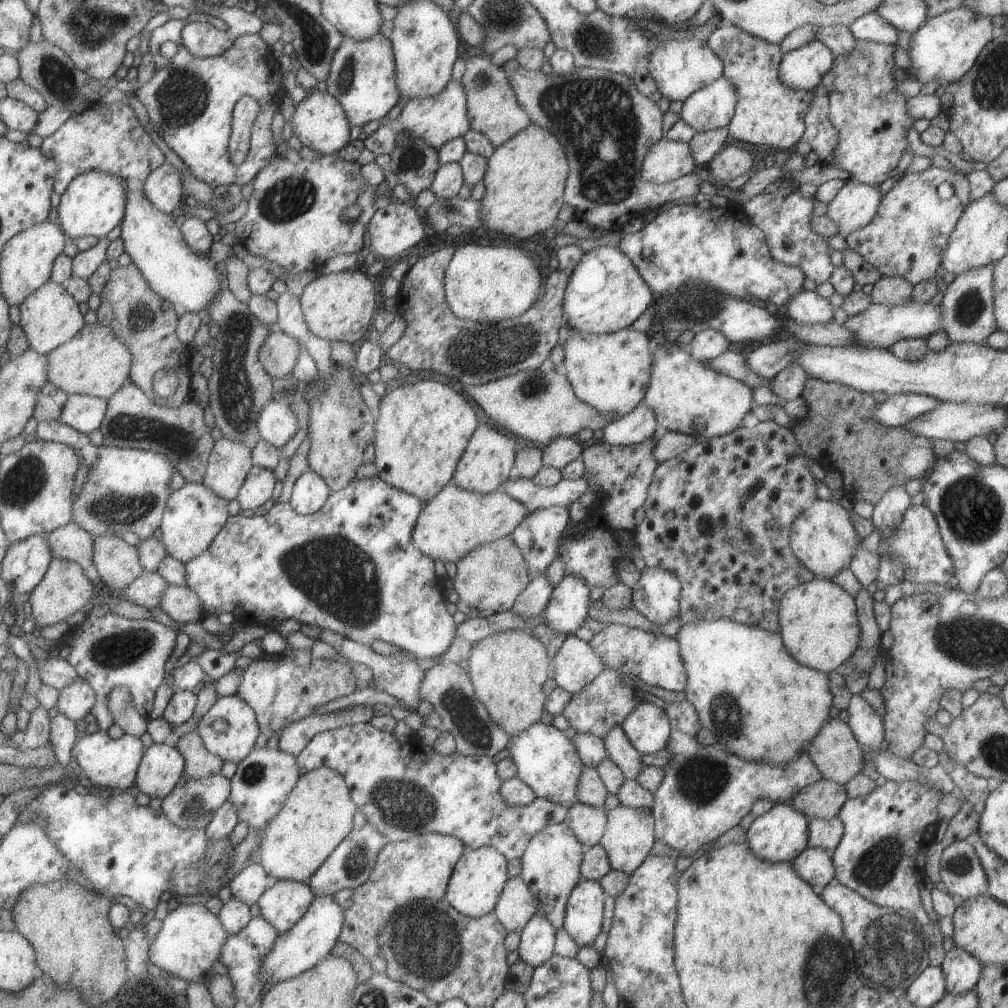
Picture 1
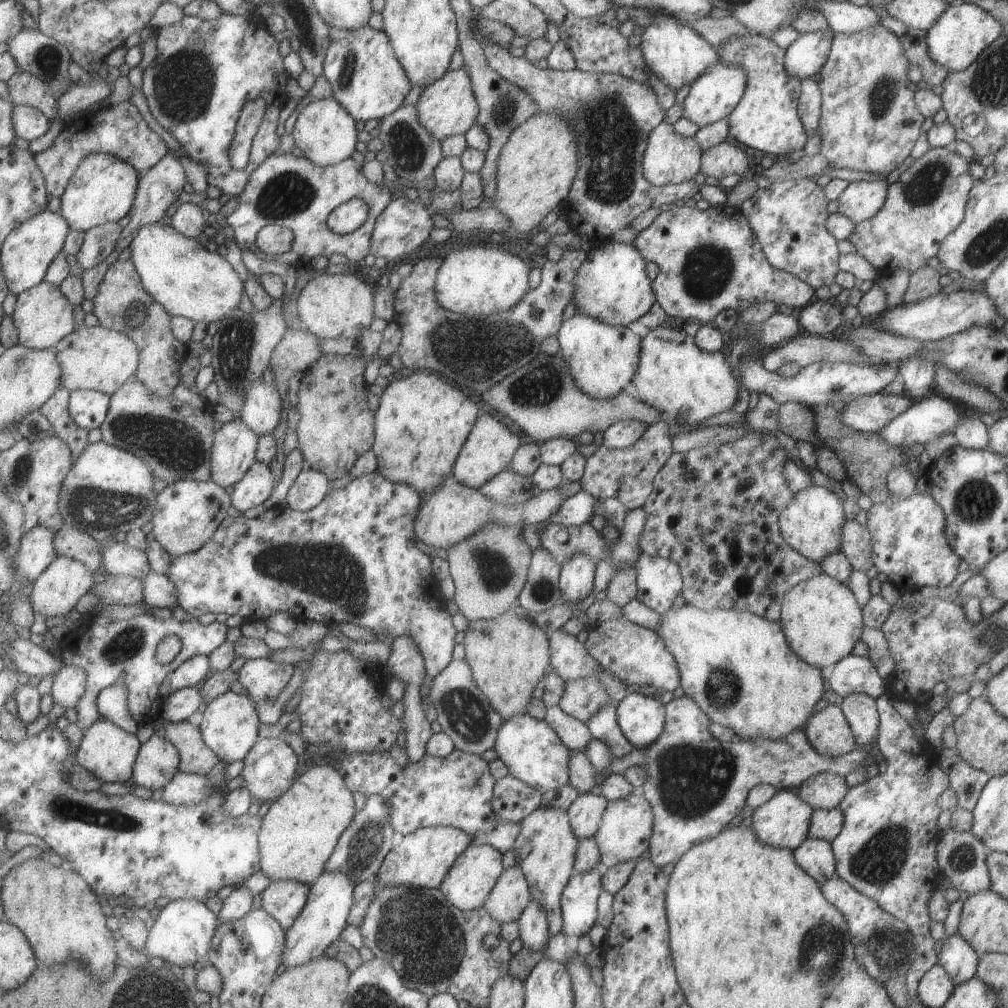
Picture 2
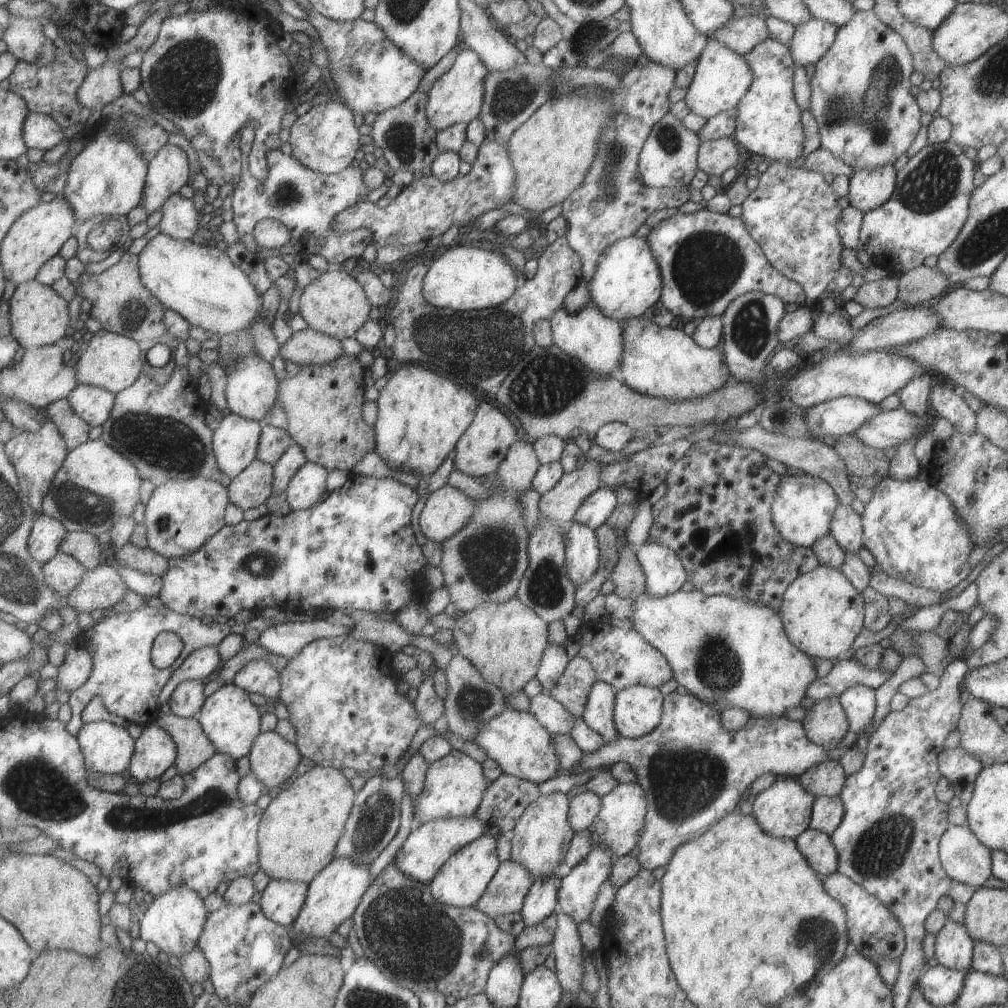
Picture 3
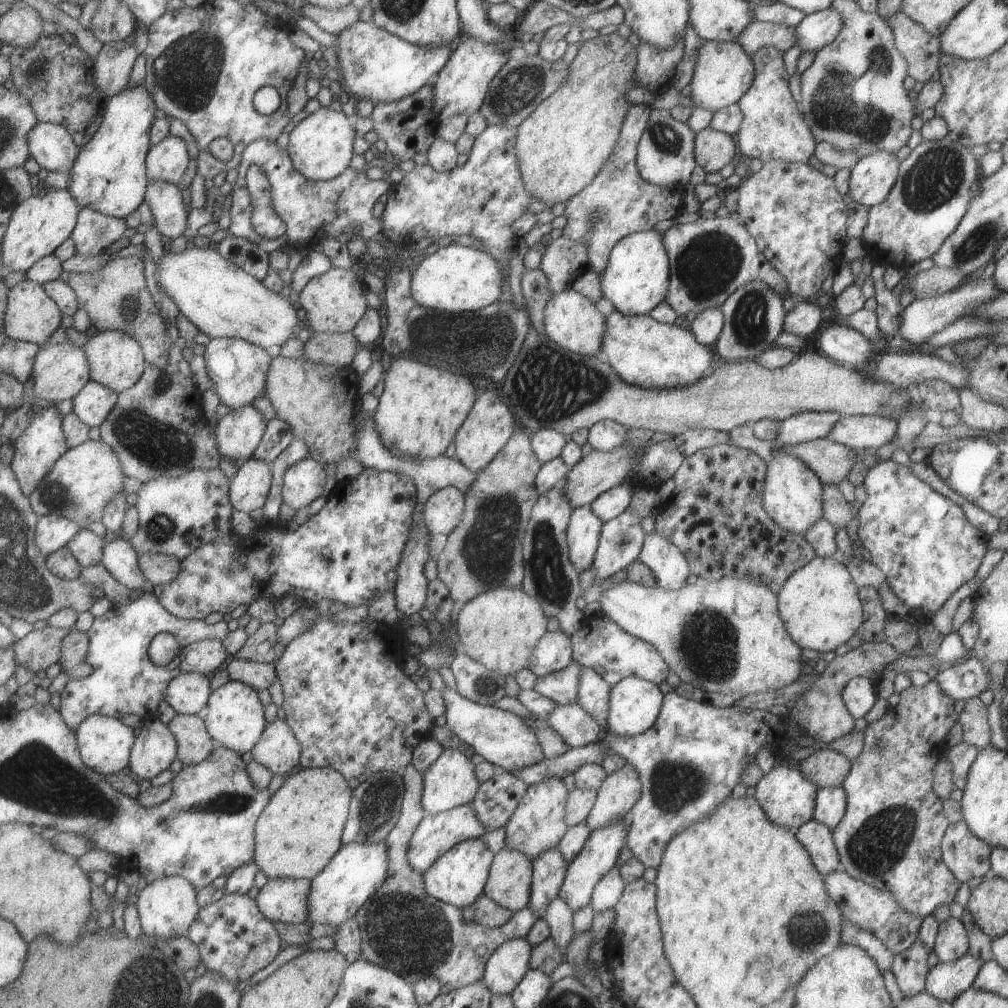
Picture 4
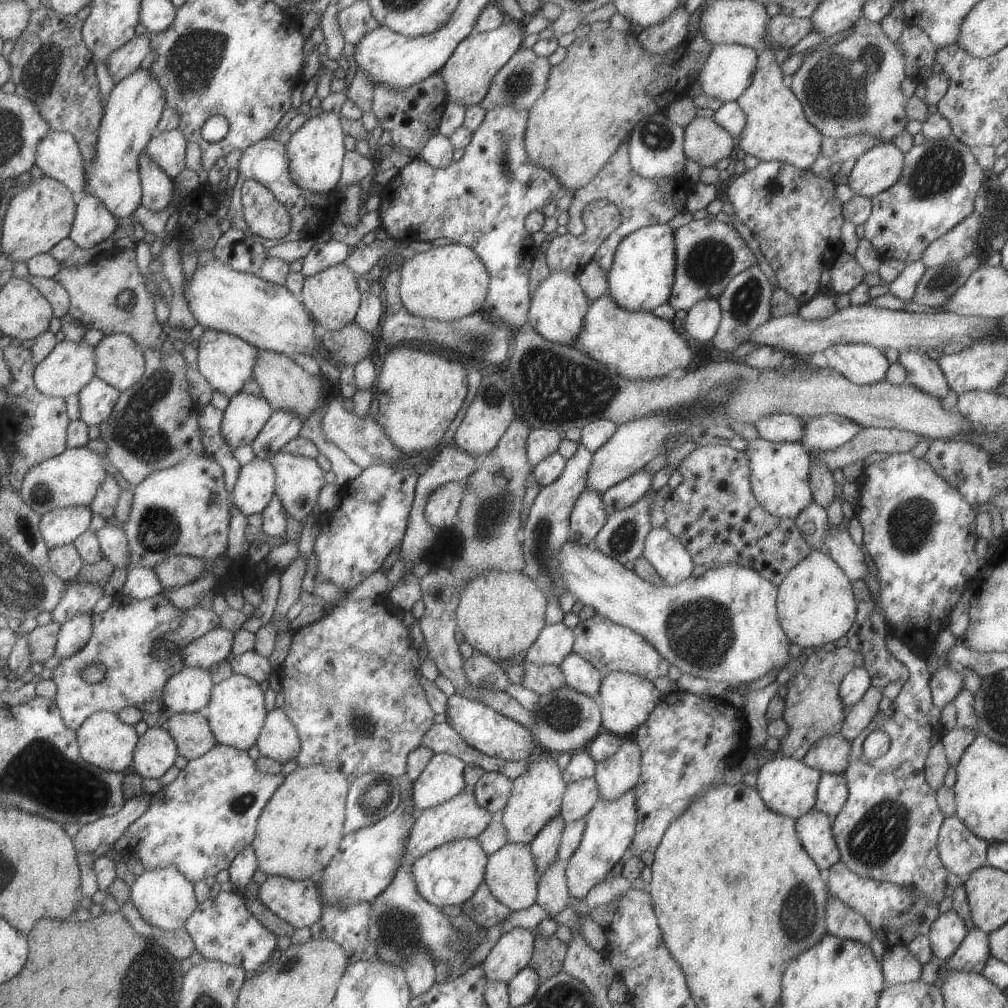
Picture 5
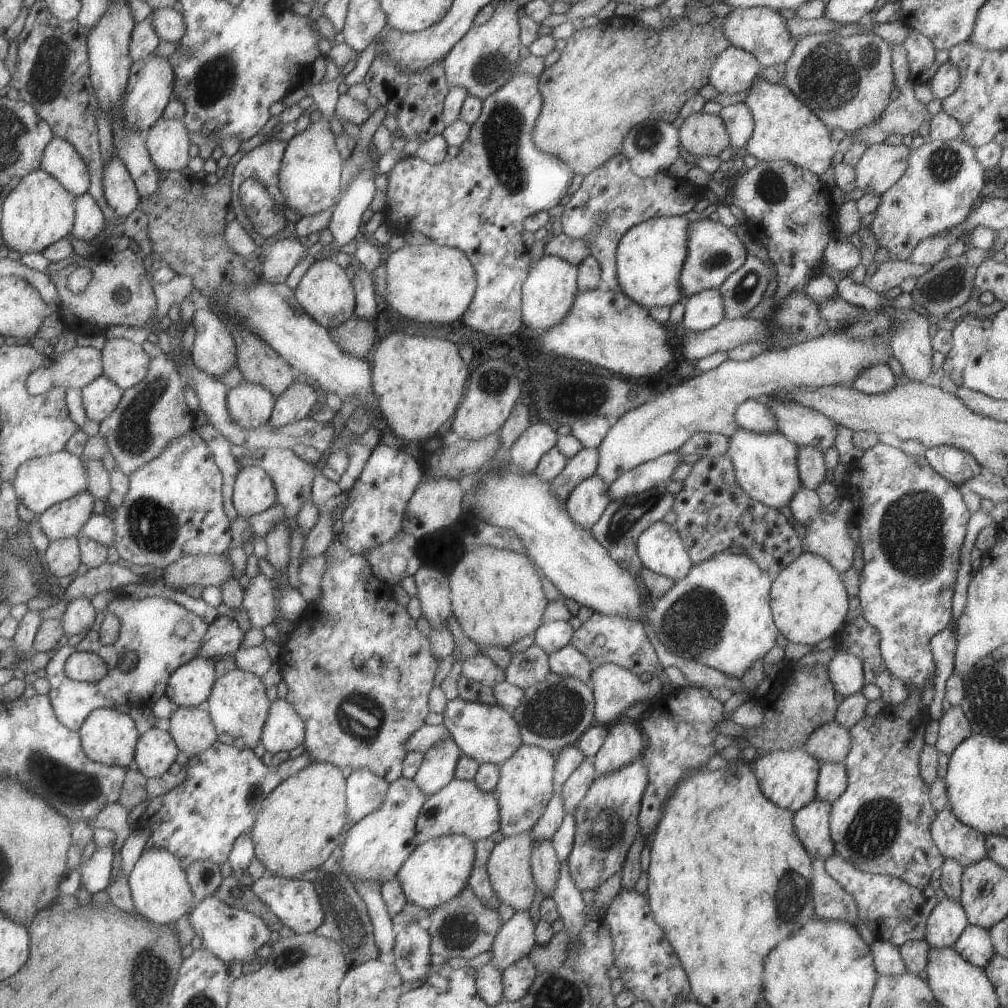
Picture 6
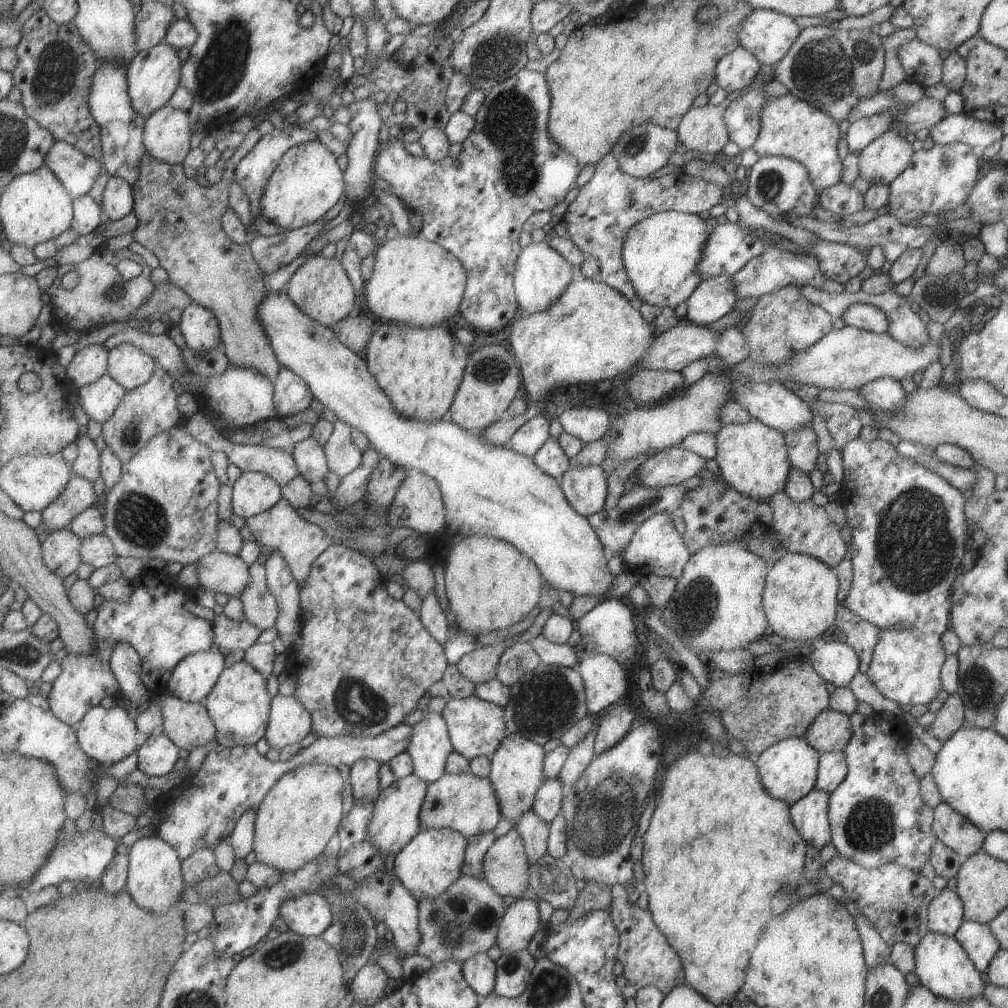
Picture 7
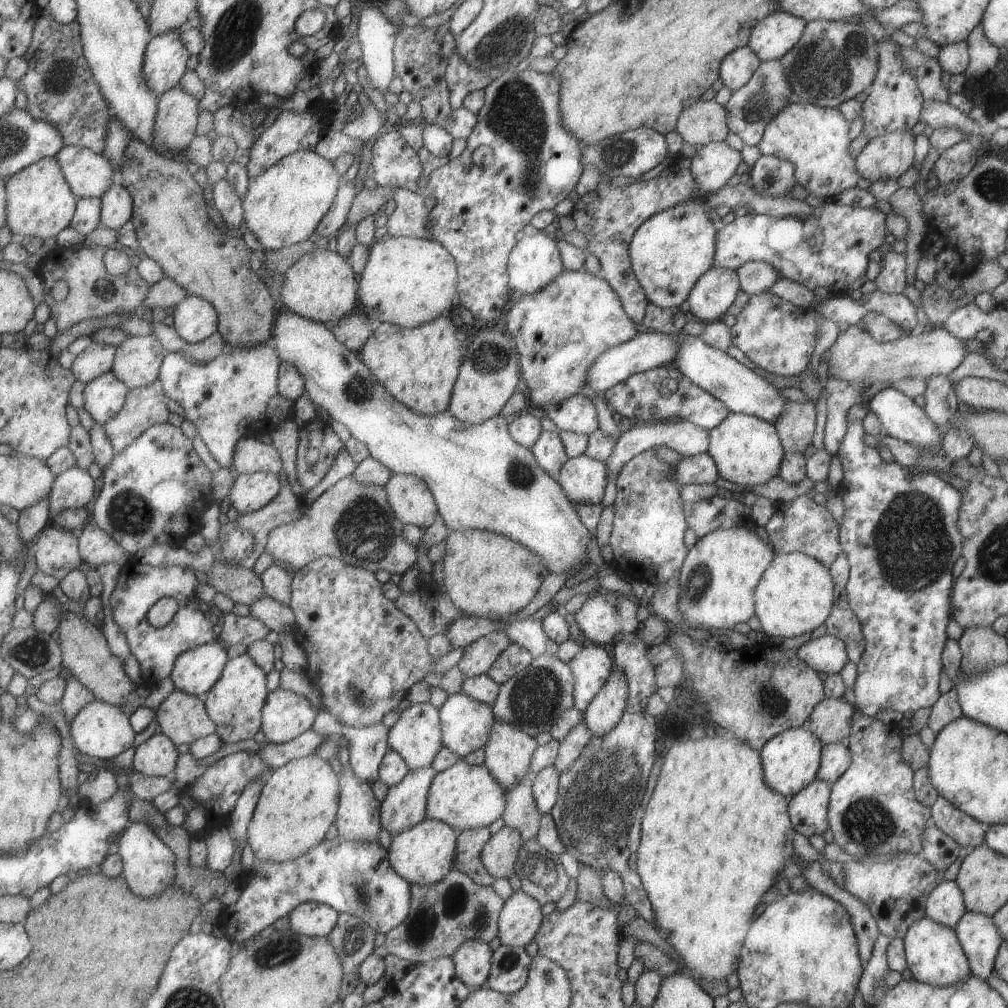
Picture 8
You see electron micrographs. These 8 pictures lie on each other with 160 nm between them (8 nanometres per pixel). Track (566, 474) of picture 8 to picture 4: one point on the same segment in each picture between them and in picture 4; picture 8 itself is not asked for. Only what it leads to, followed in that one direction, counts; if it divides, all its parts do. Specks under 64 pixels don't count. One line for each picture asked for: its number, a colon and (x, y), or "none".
4: (583, 527)
5: (587, 517)
6: (586, 501)
7: (584, 487)

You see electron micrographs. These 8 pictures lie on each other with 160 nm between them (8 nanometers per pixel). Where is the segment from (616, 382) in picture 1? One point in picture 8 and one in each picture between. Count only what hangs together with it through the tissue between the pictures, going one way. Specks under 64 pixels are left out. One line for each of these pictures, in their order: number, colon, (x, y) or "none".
2: (602, 359)
3: (594, 340)
4: (572, 321)
5: (557, 305)
6: (547, 293)
7: (540, 275)
8: (534, 262)

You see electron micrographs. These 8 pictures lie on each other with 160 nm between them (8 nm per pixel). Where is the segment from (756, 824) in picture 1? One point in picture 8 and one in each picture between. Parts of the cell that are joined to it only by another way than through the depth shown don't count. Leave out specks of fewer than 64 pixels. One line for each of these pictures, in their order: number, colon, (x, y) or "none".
2: (783, 820)
3: (783, 810)
4: (786, 797)
5: (787, 786)
6: (788, 778)
7: (787, 769)
8: (790, 760)

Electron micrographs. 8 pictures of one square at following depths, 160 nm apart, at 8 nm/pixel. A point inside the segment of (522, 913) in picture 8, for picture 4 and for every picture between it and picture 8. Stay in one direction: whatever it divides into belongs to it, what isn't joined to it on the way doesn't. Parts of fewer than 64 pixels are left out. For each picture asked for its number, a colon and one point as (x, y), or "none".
4: (505, 966)
5: (513, 950)
6: (515, 938)
7: (521, 920)

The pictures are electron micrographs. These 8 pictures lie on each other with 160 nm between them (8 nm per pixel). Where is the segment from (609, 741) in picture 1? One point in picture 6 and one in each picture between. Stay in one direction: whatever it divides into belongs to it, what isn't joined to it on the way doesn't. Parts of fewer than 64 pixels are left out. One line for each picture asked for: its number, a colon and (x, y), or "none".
2: (602, 726)
3: (598, 715)
4: (593, 691)
5: (578, 674)
6: (567, 661)

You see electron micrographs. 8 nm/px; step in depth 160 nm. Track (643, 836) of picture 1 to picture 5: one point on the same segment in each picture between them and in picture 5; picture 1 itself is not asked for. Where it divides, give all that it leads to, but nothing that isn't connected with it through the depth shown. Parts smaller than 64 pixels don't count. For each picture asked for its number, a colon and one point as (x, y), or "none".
2: (626, 826)
3: (617, 826)
4: (619, 791)
5: (614, 776)

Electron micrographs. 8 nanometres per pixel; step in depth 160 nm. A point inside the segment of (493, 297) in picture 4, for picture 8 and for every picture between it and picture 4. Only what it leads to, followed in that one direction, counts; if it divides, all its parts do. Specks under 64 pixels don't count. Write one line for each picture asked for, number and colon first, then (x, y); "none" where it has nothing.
5: (445, 283)
6: (429, 283)
7: (415, 282)
8: (407, 281)

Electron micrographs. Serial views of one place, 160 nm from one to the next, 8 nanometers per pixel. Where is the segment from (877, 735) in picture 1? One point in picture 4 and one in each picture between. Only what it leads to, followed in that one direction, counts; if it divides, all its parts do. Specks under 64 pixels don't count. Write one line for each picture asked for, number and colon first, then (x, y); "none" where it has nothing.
2: (859, 710)
3: (857, 701)
4: (859, 694)

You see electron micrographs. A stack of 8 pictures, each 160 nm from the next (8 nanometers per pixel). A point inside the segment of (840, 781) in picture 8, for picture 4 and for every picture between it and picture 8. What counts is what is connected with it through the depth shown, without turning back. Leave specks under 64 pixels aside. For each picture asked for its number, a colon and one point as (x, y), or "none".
4: (889, 837)
5: (887, 830)
6: (881, 823)
7: (875, 815)

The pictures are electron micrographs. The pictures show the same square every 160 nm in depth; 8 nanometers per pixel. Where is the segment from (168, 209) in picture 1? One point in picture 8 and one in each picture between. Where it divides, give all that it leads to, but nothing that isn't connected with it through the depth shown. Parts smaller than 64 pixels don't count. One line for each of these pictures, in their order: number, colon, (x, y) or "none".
2: (158, 189)
3: (169, 171)
4: (168, 161)
5: (169, 150)
6: (169, 142)
7: (169, 131)
8: (177, 120)

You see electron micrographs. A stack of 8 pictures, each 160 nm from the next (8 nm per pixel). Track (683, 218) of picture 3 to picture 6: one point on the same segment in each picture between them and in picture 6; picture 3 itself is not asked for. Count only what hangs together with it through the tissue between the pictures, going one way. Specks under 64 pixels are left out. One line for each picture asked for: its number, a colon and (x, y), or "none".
4: (708, 259)
5: (708, 254)
6: (713, 252)

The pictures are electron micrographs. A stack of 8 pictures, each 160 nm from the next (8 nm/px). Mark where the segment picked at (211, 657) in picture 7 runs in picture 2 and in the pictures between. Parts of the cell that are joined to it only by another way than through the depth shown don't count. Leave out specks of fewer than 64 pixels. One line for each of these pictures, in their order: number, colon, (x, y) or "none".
2: (178, 706)
3: (188, 699)
4: (189, 693)
5: (191, 689)
6: (193, 684)

